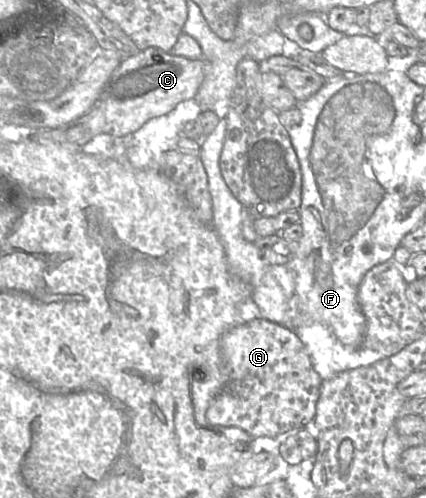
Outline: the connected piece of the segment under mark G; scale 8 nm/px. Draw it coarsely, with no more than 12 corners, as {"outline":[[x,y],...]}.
{"outline":[[292,330],[225,332],[209,424],[257,438],[314,419],[323,381]]}

